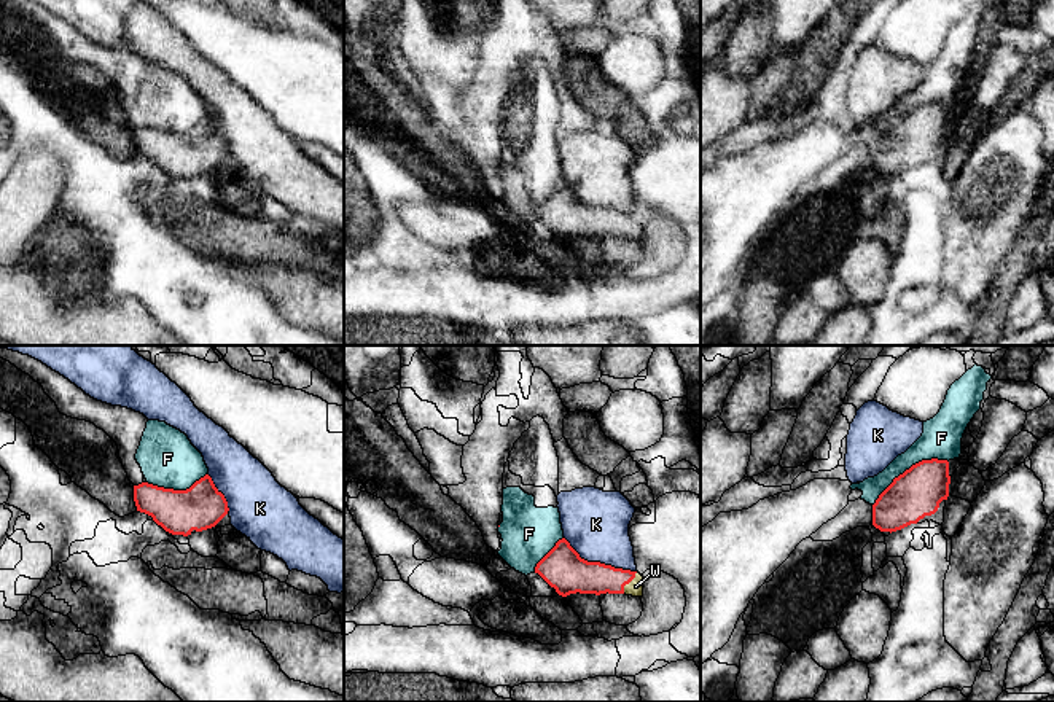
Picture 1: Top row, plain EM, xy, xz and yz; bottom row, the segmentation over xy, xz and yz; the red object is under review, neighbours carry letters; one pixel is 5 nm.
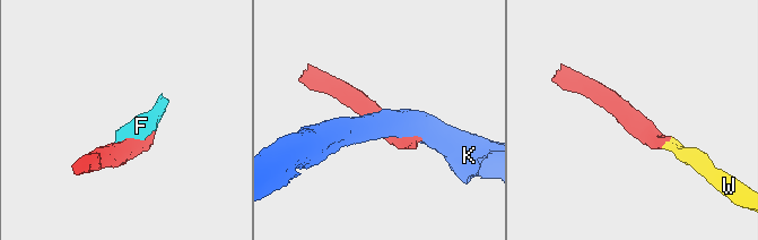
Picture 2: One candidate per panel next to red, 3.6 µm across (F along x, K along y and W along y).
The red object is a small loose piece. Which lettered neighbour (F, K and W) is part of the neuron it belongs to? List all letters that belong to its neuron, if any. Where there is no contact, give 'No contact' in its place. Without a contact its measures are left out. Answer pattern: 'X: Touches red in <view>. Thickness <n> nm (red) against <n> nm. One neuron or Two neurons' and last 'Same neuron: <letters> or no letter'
F: Touches red in yz. Thickness 240 nm (red) against 200 nm. Two neurons
K: Touches red in xz. Thickness 220 nm (red) against 340 nm. Two neurons
W: Touches red in xz. Thickness 170 nm (red) against 80 nm. One neuron
Same neuron: W

